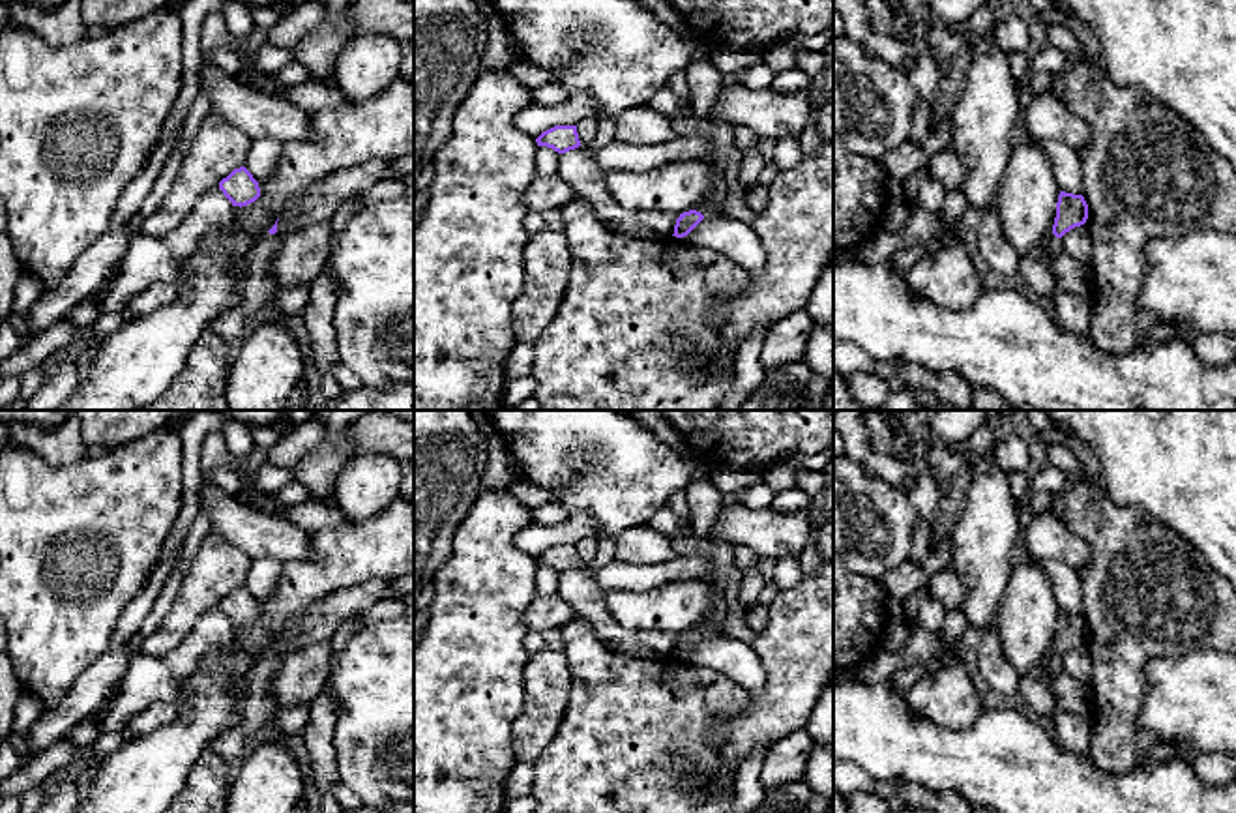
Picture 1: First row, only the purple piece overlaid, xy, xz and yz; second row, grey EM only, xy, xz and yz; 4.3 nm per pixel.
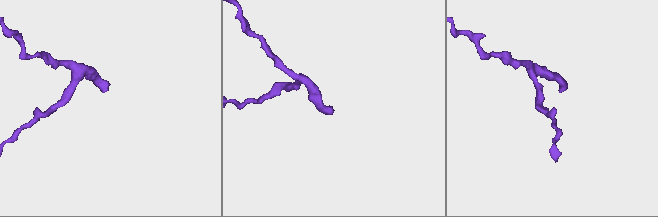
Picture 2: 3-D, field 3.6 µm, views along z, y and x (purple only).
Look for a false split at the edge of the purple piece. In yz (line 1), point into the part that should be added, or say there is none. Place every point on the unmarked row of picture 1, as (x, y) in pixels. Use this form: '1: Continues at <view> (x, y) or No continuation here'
1: Continues at yz (1053, 664)

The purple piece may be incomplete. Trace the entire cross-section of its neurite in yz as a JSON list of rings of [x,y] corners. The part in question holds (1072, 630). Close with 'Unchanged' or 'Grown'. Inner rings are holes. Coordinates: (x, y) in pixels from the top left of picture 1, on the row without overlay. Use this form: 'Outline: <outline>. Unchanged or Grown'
Outline: [[[1060,611],[1056,622],[1054,644],[1051,648],[1049,661],[1047,661],[1049,673],[1060,669],[1062,656],[1071,648],[1084,644],[1086,639],[1088,639],[1088,624],[1084,616]]]. Grown

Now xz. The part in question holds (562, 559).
Outline: [[[554,545],[536,558],[537,566],[566,573],[581,566],[577,545]]]. Unchanged

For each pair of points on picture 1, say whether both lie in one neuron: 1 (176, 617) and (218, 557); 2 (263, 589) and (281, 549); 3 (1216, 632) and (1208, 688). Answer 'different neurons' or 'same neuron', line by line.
1: same neuron
2: different neurons
3: different neurons

